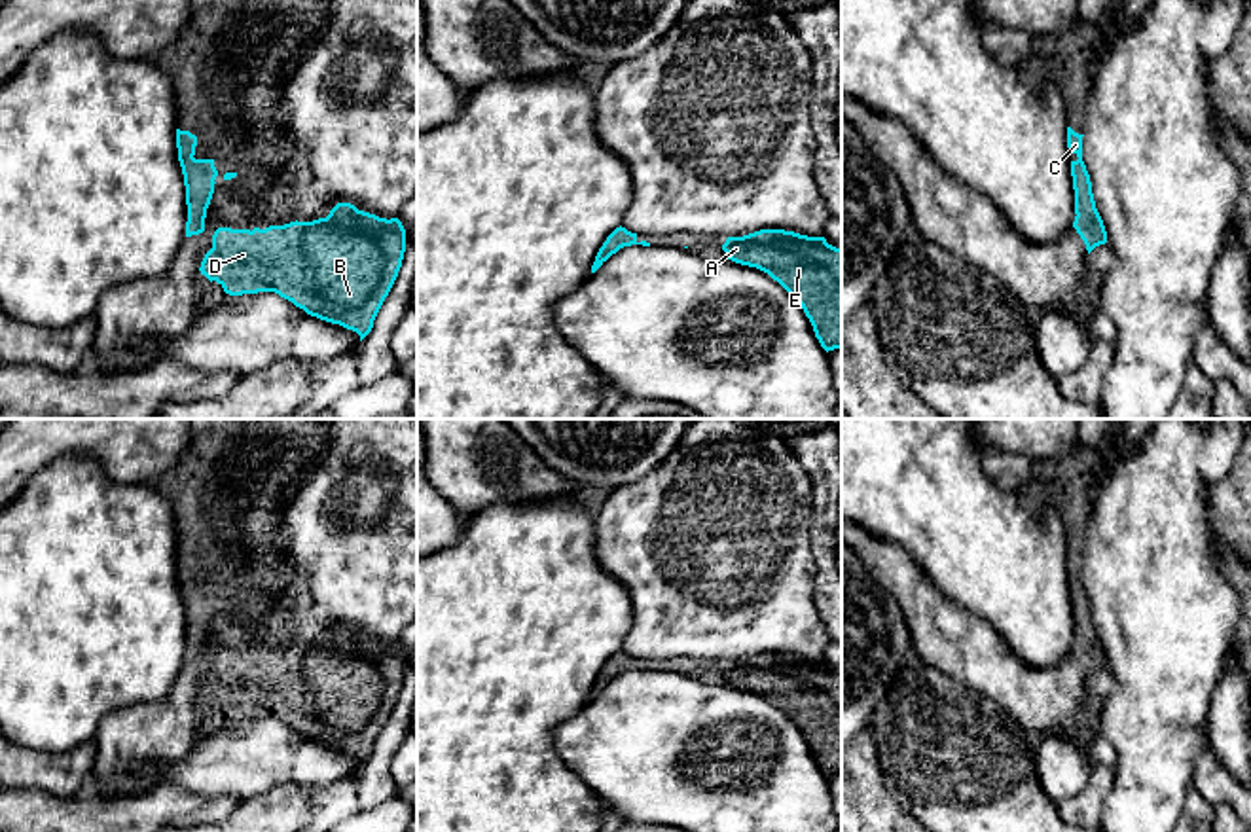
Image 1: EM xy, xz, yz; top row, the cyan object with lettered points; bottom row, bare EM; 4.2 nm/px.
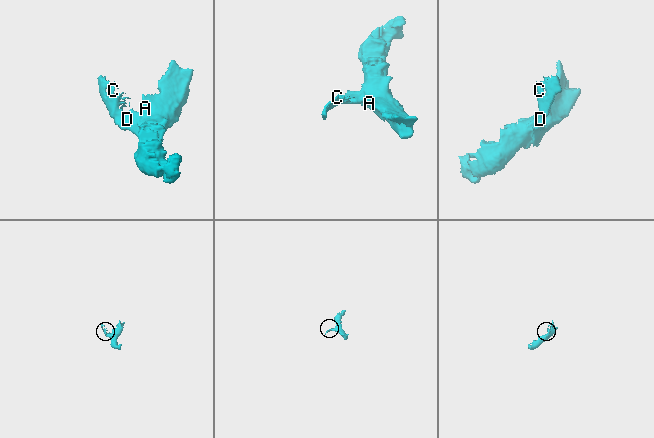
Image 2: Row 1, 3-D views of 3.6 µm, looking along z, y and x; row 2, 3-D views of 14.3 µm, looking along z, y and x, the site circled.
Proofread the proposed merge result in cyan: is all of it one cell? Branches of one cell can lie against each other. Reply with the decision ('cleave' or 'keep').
keep

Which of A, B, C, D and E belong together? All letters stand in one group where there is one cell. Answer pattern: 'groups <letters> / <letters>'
groups A B C D E

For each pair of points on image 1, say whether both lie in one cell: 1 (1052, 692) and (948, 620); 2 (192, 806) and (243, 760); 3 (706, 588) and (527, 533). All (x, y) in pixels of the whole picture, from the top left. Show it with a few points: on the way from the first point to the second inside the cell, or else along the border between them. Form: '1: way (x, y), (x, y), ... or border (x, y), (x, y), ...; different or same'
1: way (1026, 692), (1016, 688), (975, 647); same
2: border (162, 785), (196, 793), (234, 795), (239, 800); different
3: border (594, 514), (596, 561), (624, 588); different

